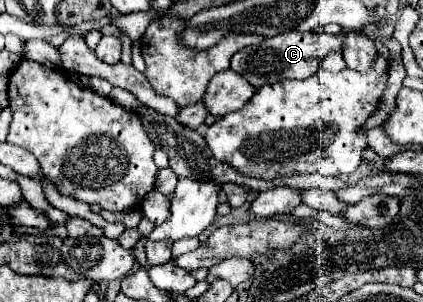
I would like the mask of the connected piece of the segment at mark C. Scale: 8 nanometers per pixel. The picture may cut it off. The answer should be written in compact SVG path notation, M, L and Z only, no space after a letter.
M287 32L273 38L265 38L259 46L247 46L233 54L231 70L247 78L251 86L261 88L265 84L275 84L287 78L309 78L321 64L321 58L331 50L341 50L343 42L337 36L319 34L319 32Z

